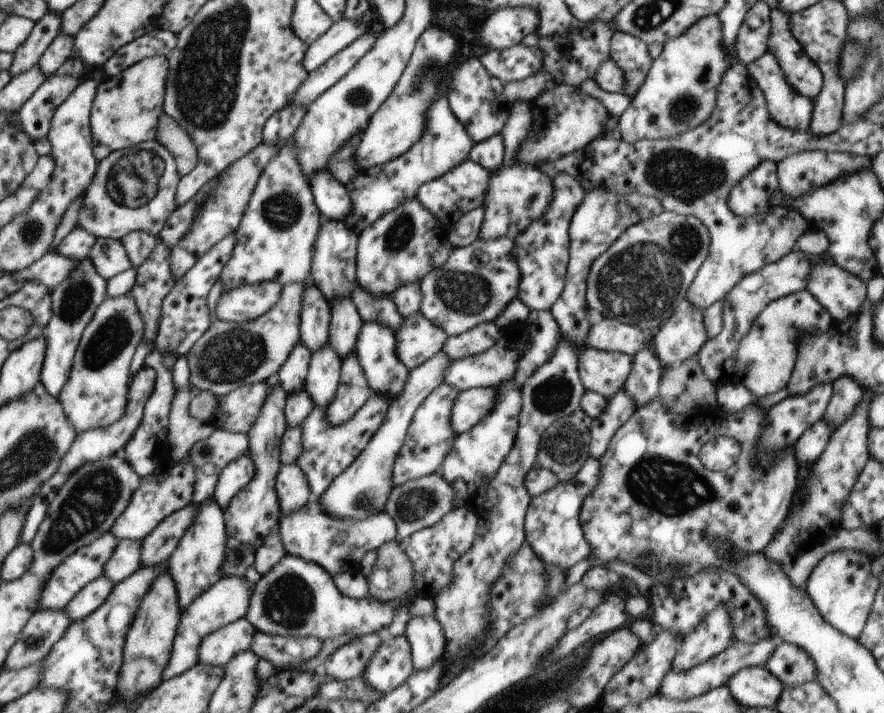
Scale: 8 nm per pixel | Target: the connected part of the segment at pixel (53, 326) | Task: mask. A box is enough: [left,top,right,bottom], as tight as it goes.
[41,255,107,398]

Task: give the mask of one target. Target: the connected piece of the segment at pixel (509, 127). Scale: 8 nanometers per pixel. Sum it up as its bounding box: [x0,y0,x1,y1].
[500,102,532,166]

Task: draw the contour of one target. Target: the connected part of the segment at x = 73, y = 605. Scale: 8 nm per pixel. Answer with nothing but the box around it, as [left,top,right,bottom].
[65,576,115,622]

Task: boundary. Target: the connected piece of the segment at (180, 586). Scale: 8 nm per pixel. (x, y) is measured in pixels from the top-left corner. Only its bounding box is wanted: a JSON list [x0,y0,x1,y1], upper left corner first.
[167,498,226,610]

